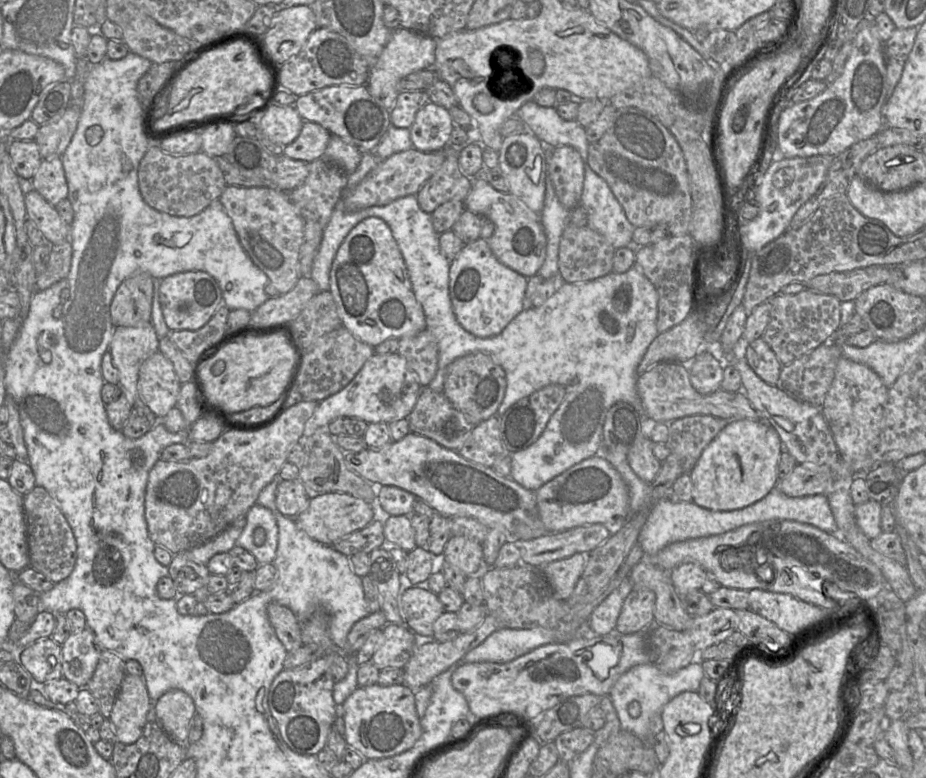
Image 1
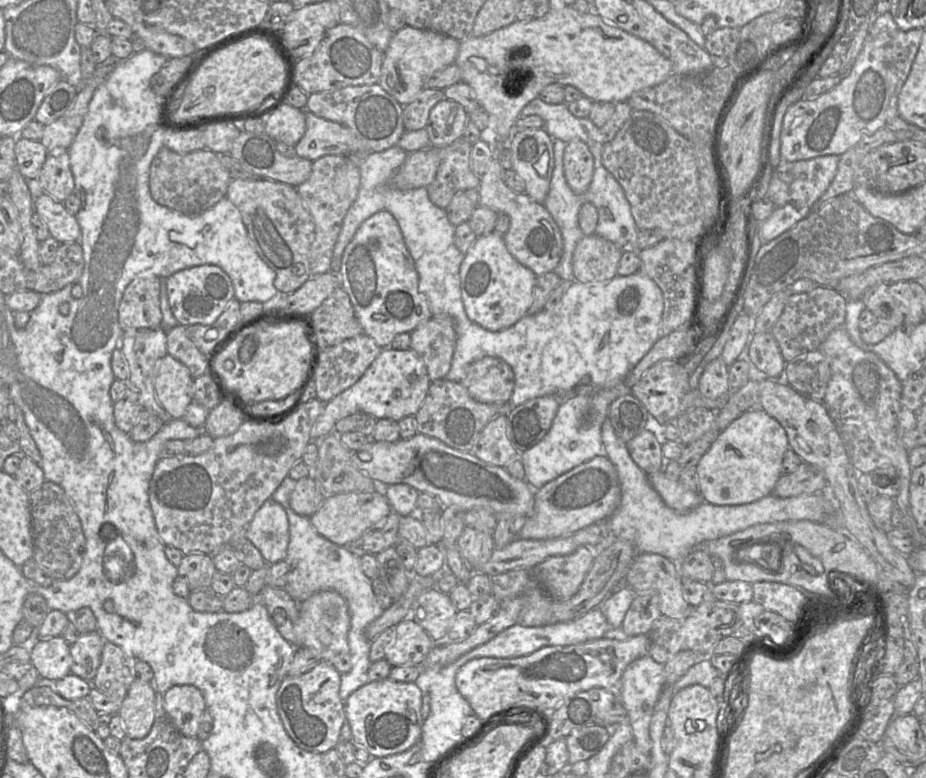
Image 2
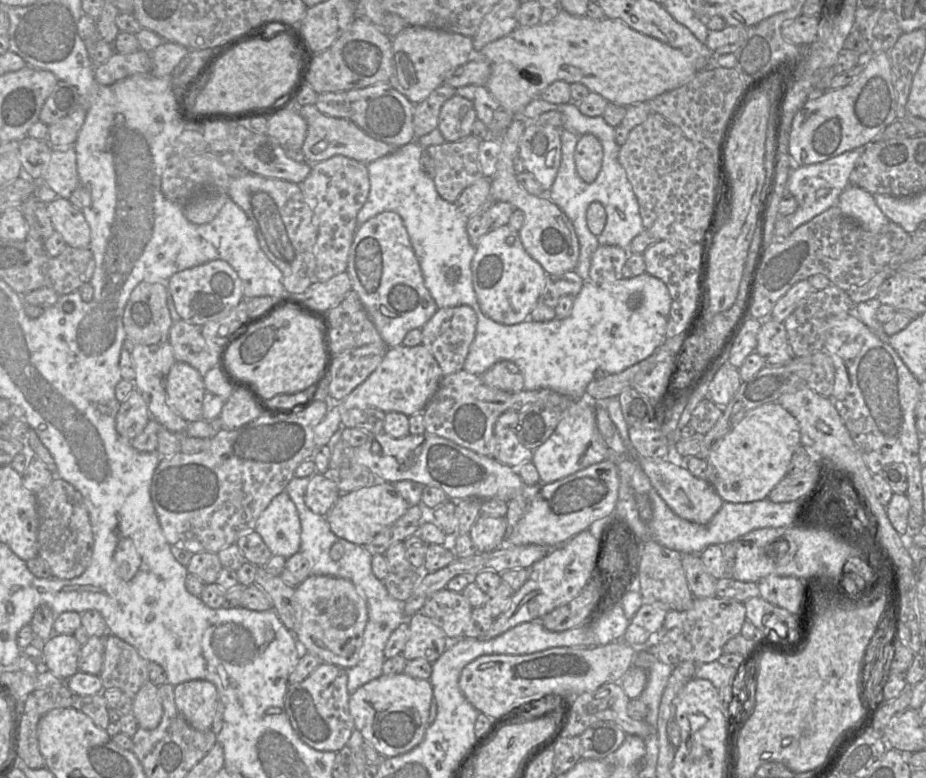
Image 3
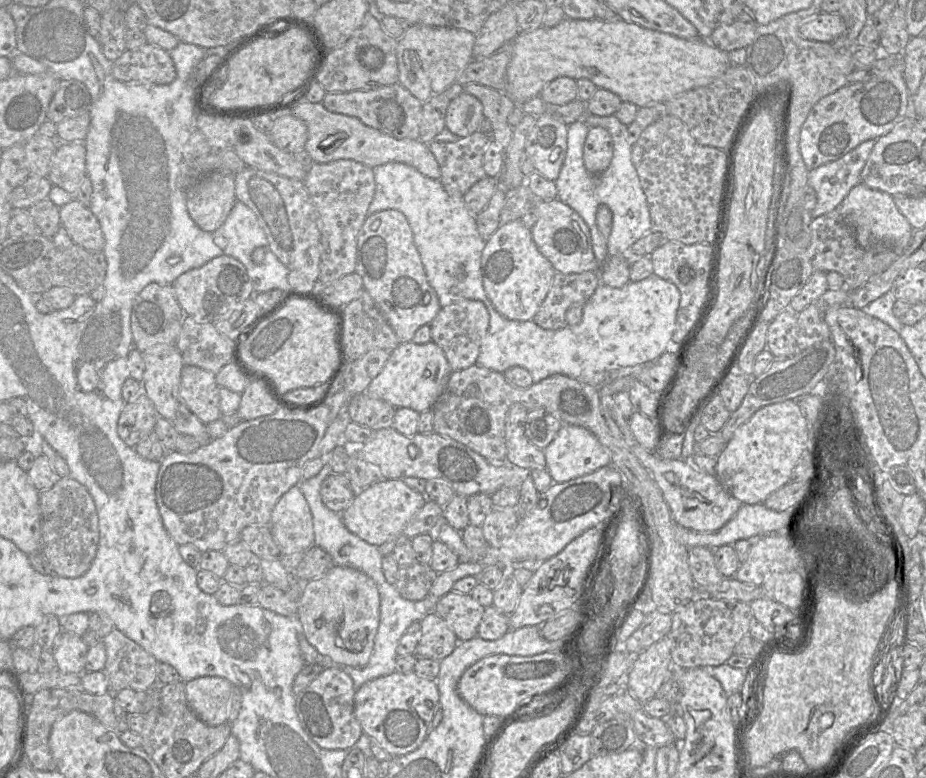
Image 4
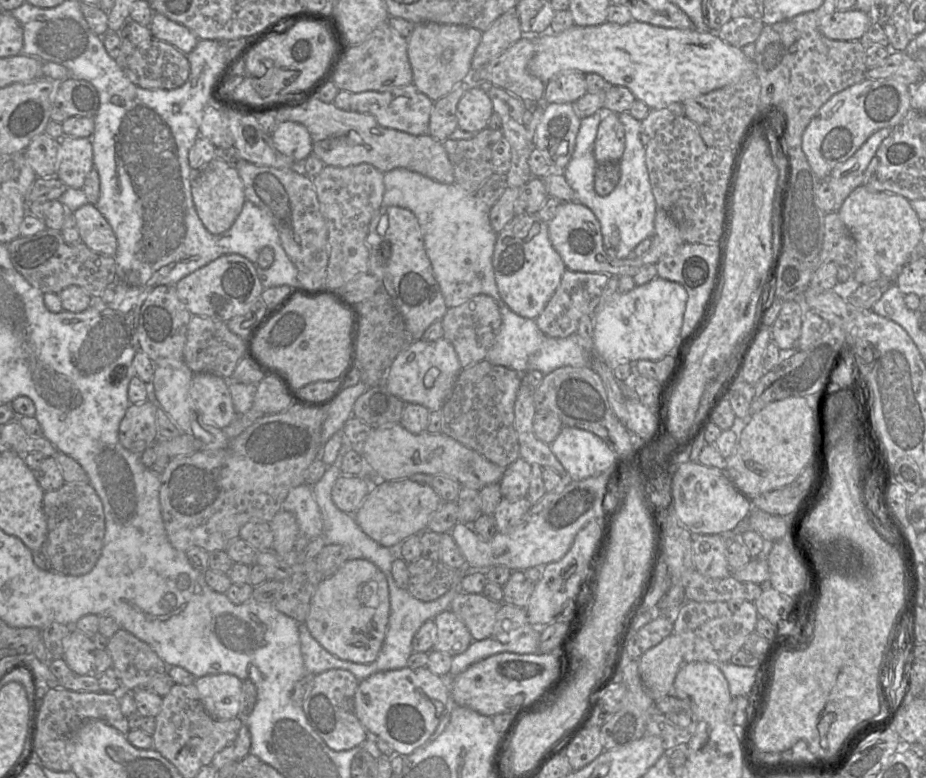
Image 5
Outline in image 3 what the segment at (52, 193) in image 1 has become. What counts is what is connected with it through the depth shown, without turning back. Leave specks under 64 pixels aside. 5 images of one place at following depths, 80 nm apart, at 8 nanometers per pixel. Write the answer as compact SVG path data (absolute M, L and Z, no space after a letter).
M73 147L53 149L42 182L57 193L60 198L71 195L80 184L77 171L76 152Z

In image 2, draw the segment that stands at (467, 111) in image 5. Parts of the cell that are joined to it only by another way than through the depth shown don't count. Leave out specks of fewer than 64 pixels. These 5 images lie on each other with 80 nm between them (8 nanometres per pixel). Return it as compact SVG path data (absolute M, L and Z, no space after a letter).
M449 99L438 102L425 127L431 147L442 148L459 140L468 122L469 115L458 102Z

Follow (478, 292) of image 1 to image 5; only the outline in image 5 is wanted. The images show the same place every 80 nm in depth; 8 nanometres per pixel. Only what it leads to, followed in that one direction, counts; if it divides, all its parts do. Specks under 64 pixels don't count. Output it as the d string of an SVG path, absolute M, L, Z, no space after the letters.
M535 214L514 216L497 233L492 257L495 281L502 300L519 316L534 320L546 307L567 269L550 241L548 223Z

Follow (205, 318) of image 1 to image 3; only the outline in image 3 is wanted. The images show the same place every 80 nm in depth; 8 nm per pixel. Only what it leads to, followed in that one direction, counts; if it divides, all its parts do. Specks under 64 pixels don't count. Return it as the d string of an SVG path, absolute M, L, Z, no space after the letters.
M212 260L175 273L168 280L168 291L181 320L196 325L221 320L245 298L241 279L224 260Z

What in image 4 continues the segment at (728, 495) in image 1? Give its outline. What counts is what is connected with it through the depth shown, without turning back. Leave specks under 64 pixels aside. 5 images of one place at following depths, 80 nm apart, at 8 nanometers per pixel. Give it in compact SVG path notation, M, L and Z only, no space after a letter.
M787 400L760 408L742 424L717 457L715 476L734 498L746 505L763 504L768 496L786 485L803 452L811 447L808 421L797 401Z

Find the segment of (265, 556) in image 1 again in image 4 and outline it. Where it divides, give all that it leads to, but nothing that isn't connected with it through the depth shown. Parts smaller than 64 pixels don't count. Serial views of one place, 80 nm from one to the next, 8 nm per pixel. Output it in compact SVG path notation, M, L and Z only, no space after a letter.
M299 486L292 487L276 503L269 528L281 555L306 552L315 546L312 514Z

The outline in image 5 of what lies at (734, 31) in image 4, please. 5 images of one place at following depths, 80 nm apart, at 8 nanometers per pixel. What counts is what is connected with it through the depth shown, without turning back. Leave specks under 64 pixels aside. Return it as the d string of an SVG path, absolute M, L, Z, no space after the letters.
M739 17L731 19L725 23L716 33L724 42L741 48L747 44L754 43L762 29L764 24L752 17Z

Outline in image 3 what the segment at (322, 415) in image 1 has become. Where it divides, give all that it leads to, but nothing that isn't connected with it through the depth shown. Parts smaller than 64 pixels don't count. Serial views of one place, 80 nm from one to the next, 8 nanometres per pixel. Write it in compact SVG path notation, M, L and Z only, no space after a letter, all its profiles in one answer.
M422 344L393 346L378 367L346 398L333 404L323 420L314 429L317 447L327 446L332 436L342 429L342 415L353 408L377 408L386 413L400 412L407 416L422 413L443 377L440 366L431 352Z

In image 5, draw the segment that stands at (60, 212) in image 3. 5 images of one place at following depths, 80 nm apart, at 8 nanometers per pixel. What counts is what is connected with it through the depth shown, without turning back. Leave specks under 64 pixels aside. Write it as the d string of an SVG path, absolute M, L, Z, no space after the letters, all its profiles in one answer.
M85 204L73 215L81 242L99 254L114 258L118 246L116 235L96 205Z

